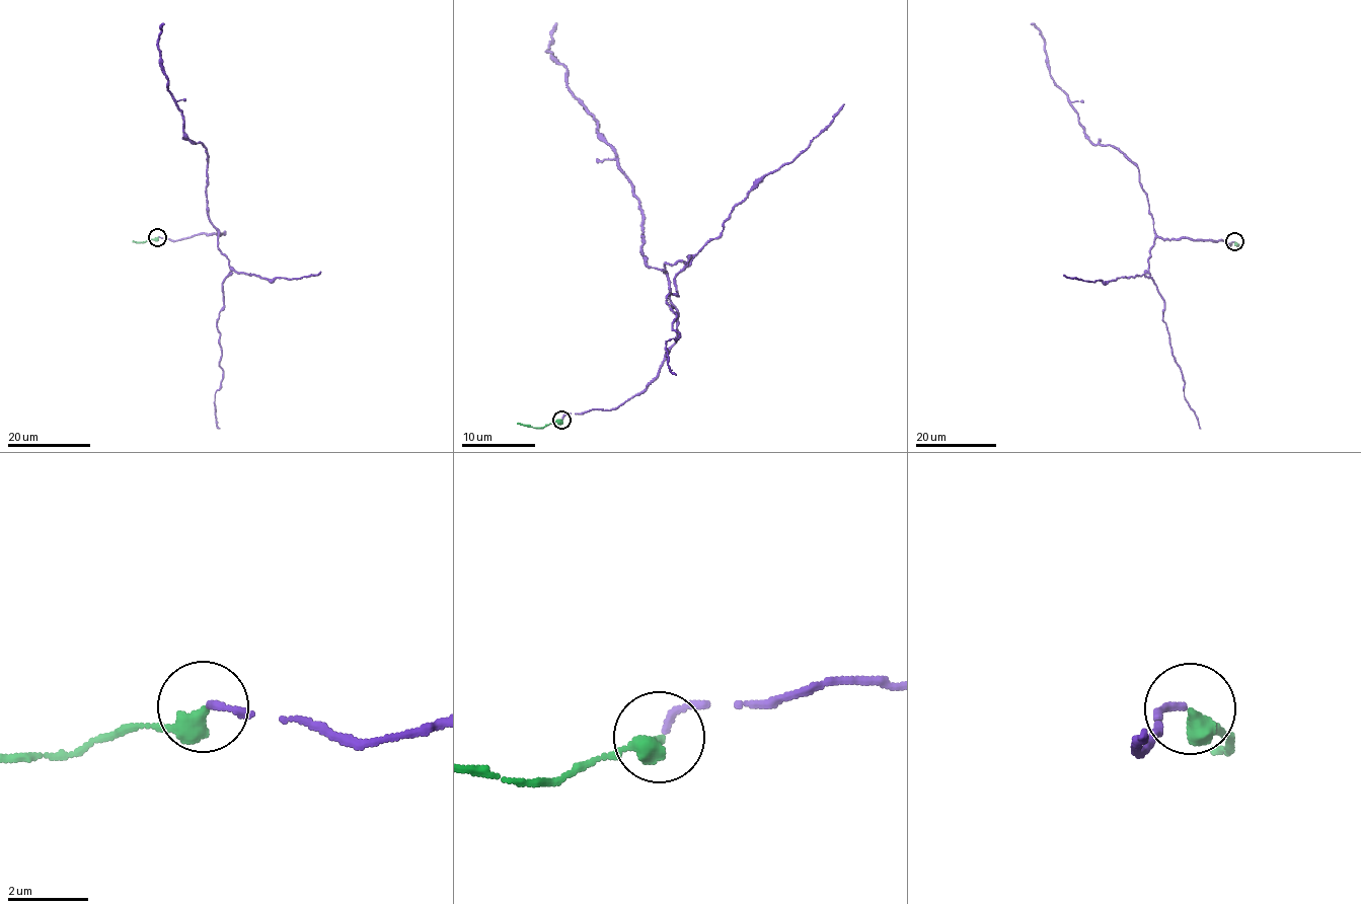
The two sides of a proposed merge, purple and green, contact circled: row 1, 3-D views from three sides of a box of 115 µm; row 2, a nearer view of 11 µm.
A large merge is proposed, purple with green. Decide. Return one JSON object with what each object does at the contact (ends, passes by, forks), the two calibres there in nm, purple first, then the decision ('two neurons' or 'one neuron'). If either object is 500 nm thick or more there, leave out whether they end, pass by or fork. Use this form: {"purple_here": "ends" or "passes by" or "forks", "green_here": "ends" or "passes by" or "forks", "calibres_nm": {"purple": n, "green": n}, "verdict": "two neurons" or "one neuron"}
{"purple_here": "ends", "green_here": "ends", "calibres_nm": {"purple": 160, "green": 480}, "verdict": "one neuron"}

